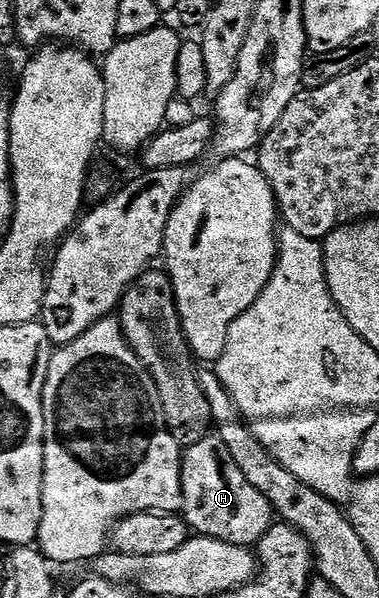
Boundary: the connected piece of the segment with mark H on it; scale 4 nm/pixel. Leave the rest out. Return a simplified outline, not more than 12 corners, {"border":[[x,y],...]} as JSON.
{"border":[[217,436],[182,451],[182,517],[254,547],[269,500]]}

